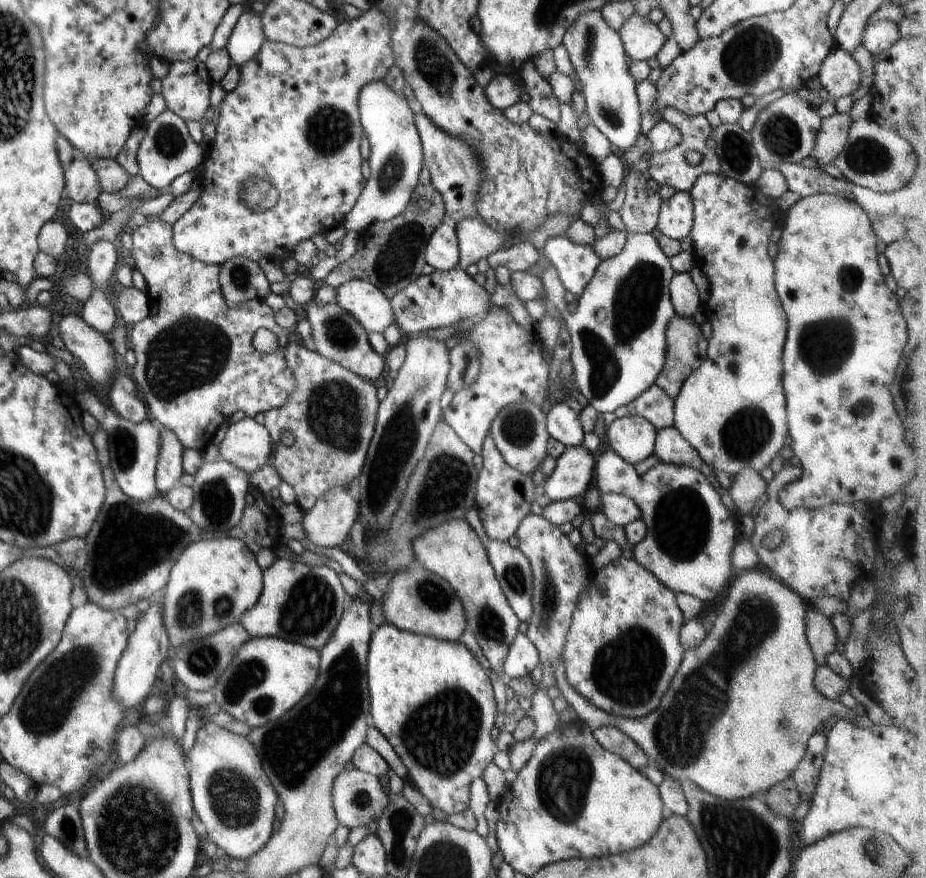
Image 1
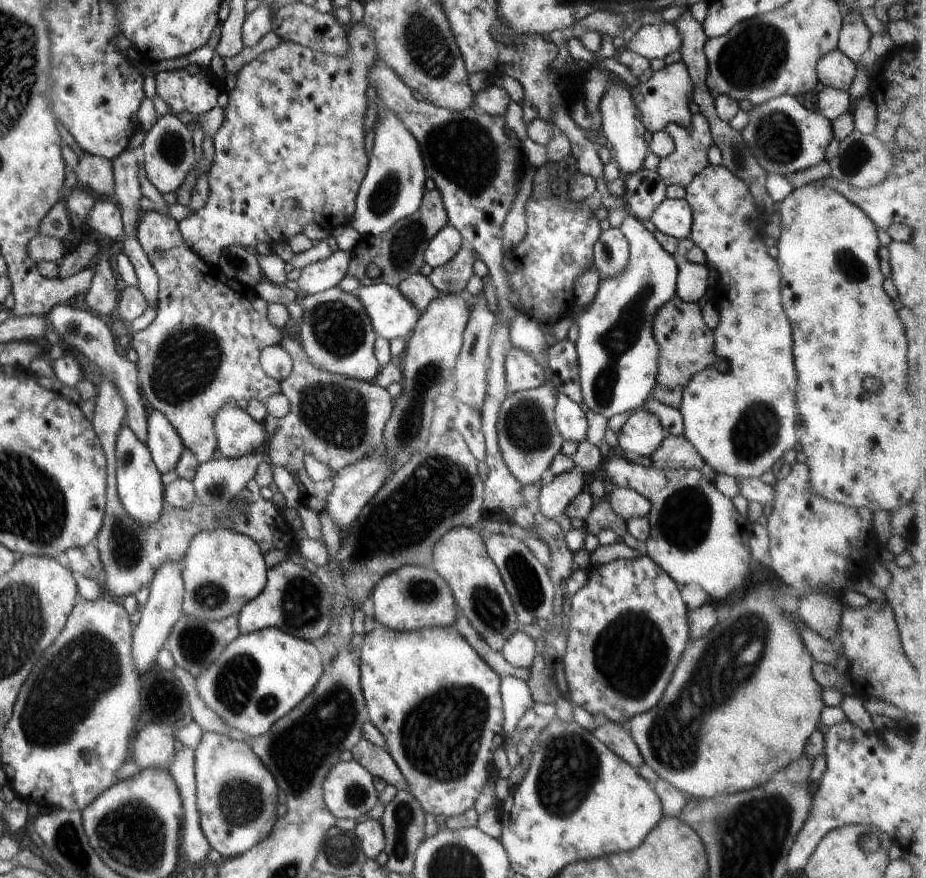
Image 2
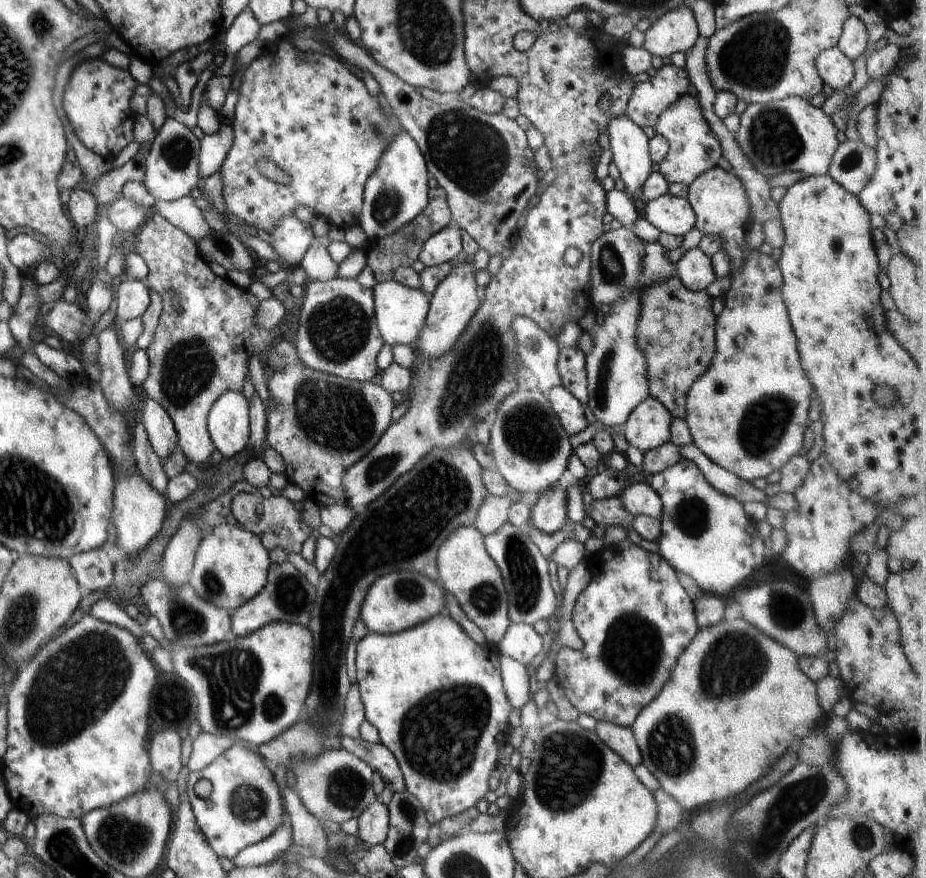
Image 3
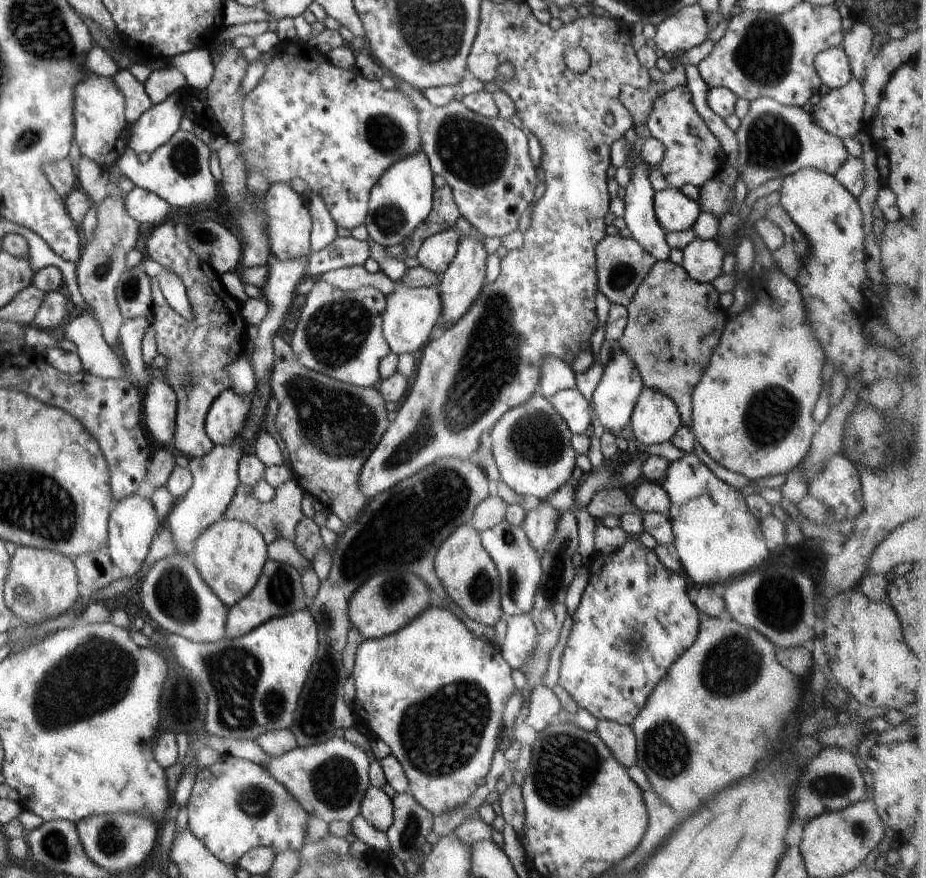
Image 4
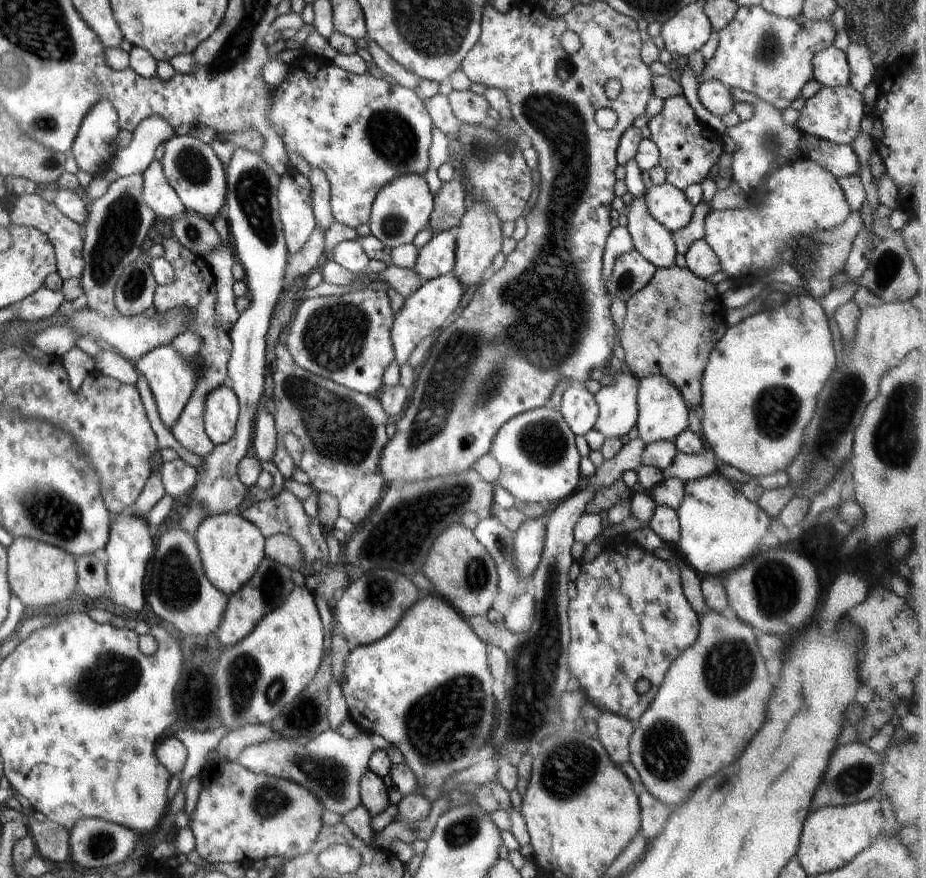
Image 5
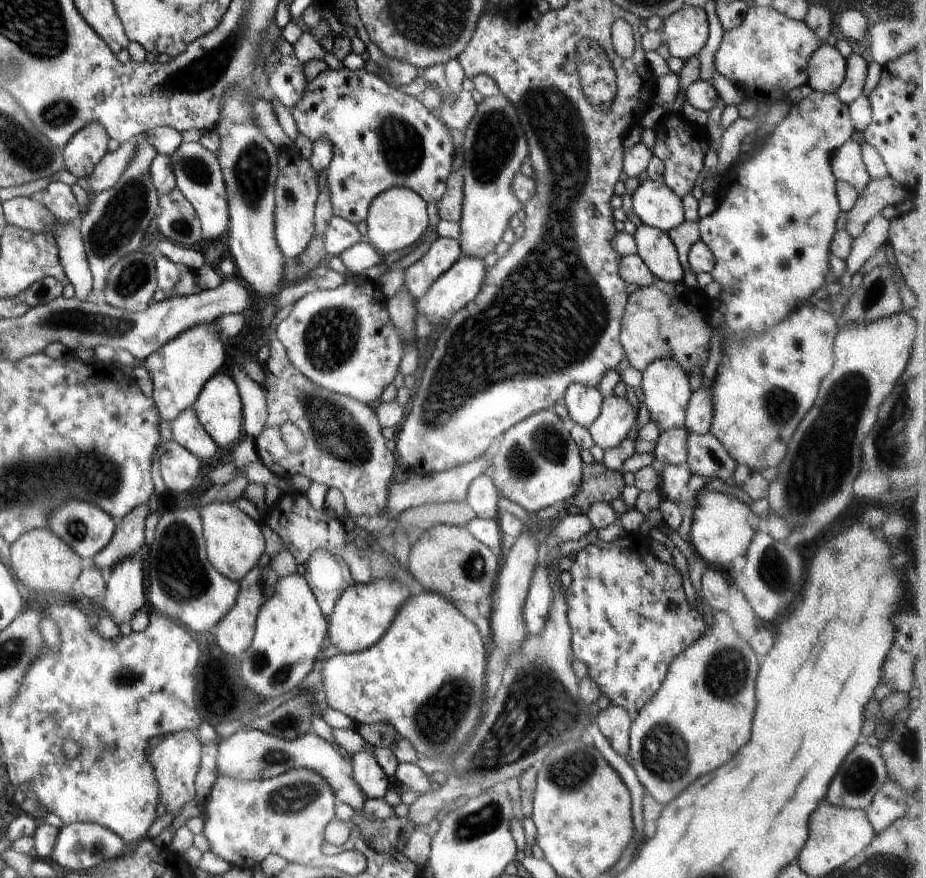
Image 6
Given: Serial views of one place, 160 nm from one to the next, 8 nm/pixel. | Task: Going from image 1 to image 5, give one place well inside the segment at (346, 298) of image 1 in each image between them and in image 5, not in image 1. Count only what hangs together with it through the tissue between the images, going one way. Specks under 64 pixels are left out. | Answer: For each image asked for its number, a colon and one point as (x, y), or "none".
2: (392, 316)
3: (400, 311)
4: (410, 313)
5: (430, 308)

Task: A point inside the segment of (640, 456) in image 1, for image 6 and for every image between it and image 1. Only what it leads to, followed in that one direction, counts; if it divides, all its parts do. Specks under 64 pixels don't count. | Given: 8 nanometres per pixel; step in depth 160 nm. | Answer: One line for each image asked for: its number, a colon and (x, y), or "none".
2: (640, 435)
3: (647, 427)
4: (655, 418)
5: (662, 413)
6: (665, 387)

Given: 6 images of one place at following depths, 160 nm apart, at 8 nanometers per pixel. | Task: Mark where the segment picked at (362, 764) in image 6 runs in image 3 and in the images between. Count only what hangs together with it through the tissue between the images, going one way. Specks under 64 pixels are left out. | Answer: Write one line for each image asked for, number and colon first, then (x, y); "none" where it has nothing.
3: (373, 824)
4: (376, 807)
5: (373, 790)

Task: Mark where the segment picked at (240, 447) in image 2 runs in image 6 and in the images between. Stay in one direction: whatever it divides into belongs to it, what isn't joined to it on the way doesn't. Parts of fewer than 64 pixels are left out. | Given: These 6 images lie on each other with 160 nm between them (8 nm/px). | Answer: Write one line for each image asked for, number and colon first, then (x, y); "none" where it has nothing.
3: (228, 420)
4: (226, 417)
5: (221, 409)
6: (219, 409)

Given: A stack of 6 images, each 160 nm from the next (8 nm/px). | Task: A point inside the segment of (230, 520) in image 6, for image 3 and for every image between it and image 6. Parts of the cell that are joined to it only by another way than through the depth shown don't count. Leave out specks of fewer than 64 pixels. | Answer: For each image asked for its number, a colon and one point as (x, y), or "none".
3: (231, 565)
4: (230, 555)
5: (231, 548)

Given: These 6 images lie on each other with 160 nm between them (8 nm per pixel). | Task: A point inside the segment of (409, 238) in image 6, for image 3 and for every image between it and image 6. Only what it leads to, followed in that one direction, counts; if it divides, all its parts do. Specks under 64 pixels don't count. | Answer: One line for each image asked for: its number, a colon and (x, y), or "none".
3: (396, 192)
4: (402, 198)
5: (402, 208)

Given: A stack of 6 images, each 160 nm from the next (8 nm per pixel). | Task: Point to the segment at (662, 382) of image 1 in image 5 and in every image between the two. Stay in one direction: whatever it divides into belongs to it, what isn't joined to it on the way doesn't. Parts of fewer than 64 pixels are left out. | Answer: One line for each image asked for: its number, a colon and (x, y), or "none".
2: (686, 343)
3: (676, 329)
4: (674, 323)
5: (671, 326)

